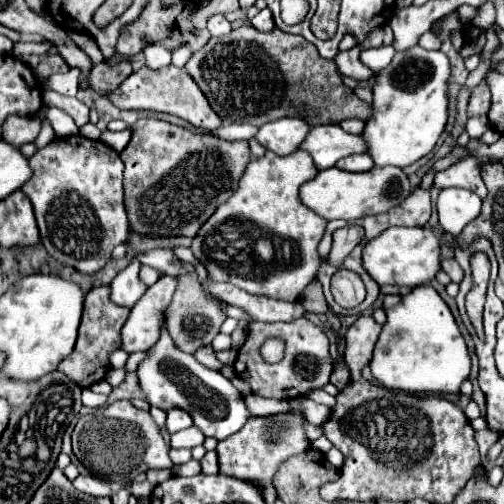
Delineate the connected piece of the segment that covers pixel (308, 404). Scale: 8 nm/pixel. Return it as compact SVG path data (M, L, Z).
M303 396L303 400L305 400L303 414L307 416L307 422L313 424L313 426L323 426L331 416L331 408L327 408L323 404L317 404L317 402L313 402L313 400L309 400L305 396Z

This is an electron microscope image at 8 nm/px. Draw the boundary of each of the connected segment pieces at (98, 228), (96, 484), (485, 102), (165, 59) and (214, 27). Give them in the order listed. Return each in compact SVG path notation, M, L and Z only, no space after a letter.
M85 136L55 138L29 158L33 176L21 186L33 204L41 244L61 264L81 274L99 272L119 244L127 244L131 226L123 204L123 162L119 152Z
M77 476L73 480L73 486L79 490L79 492L85 492L85 494L91 494L91 496L111 496L111 488L107 482L95 478L95 476Z
M481 82L471 92L471 98L469 98L469 104L467 104L467 116L469 118L473 118L473 116L485 116L489 112L489 106L491 106L491 94L489 94L487 84Z
M151 44L145 48L145 64L149 68L163 68L163 66L168 66L171 63L172 54L165 48L165 46L157 46Z
M215 14L207 20L207 30L211 32L211 36L225 36L231 32L231 24L223 14Z

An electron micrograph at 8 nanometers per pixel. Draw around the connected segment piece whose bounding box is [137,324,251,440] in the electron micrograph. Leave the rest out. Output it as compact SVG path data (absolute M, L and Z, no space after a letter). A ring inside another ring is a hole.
M161 326L161 338L155 346L147 350L147 358L137 368L137 378L141 392L147 402L165 412L173 408L181 408L191 414L193 424L211 438L225 440L227 436L239 432L251 412L247 410L241 392L221 374L211 368L205 368L195 360L193 354L179 350L167 332L167 326Z

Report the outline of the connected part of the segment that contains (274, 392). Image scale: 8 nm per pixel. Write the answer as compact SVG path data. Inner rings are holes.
M297 318L293 322L287 322L287 324L251 322L247 340L239 348L239 356L233 364L233 368L239 376L243 376L247 380L253 394L259 394L265 398L281 398L281 392L283 392L285 398L297 398L297 396L307 394L313 388L323 388L329 382L329 376L333 370L333 360L329 356L327 334L317 324L313 324L311 320ZM269 336L281 336L287 342L285 358L277 364L265 364L259 356L259 346Z

